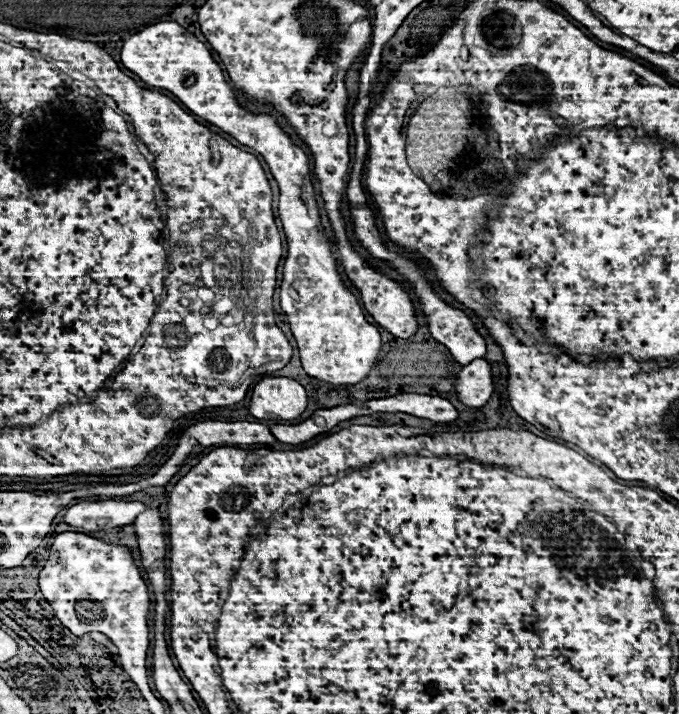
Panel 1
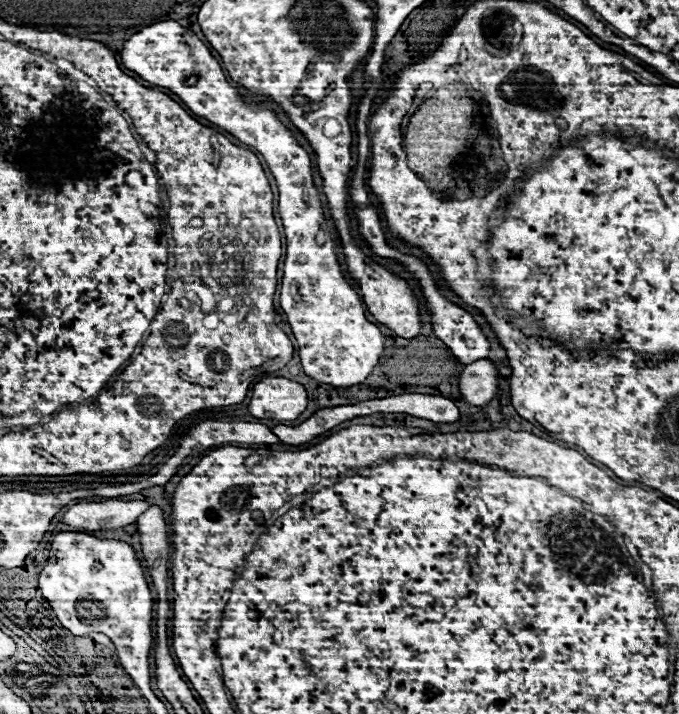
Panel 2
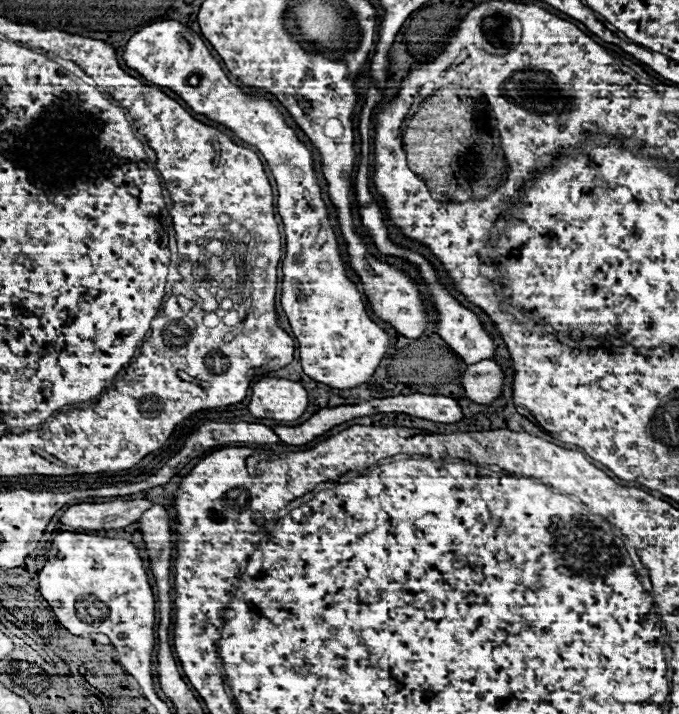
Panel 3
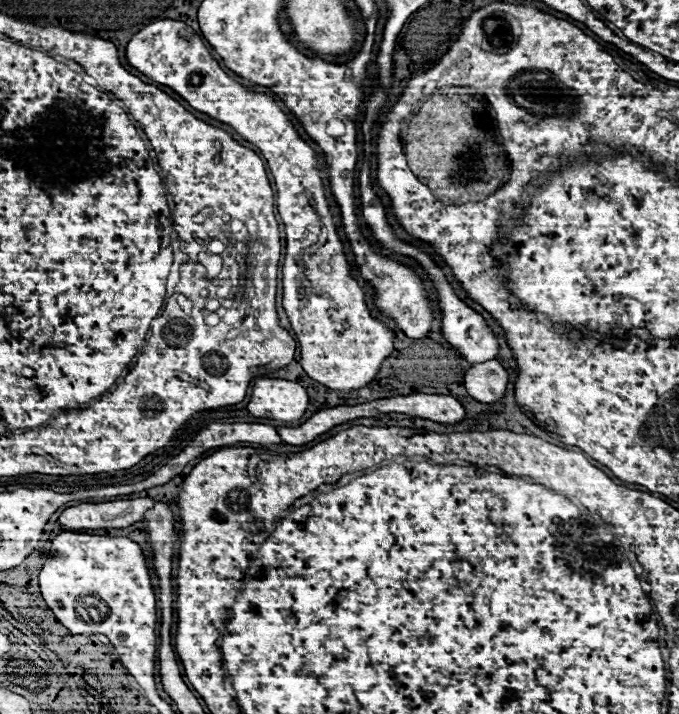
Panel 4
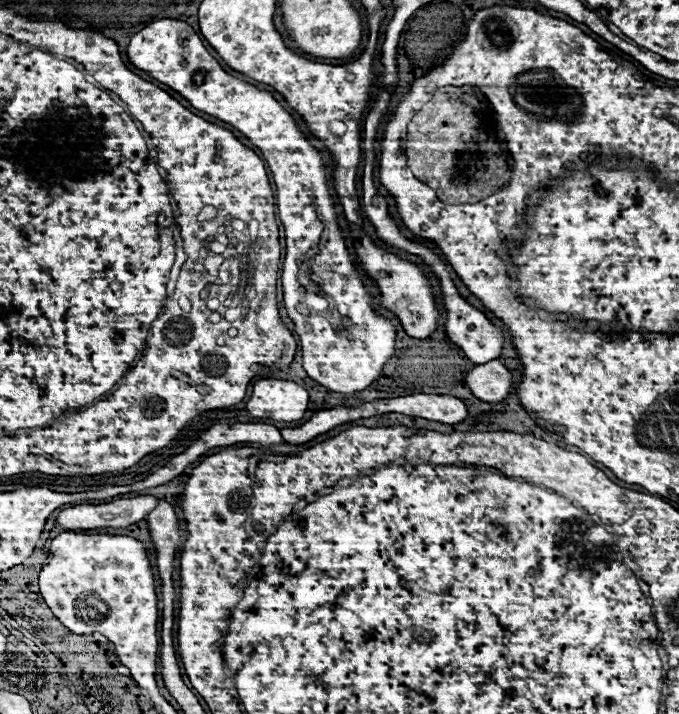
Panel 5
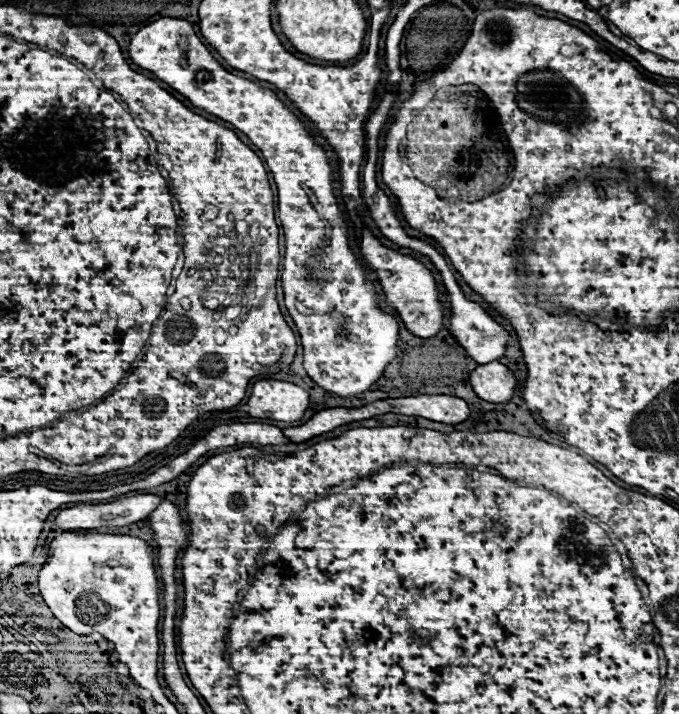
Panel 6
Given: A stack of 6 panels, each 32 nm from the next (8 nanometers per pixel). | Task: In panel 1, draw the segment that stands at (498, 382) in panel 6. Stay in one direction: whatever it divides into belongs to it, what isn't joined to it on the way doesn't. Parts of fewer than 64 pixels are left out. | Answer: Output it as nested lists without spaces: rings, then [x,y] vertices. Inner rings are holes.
[[[480,358],[466,364],[460,370],[454,386],[458,392],[458,400],[462,404],[472,406],[472,408],[484,406],[494,394],[494,378],[492,378],[490,362]]]

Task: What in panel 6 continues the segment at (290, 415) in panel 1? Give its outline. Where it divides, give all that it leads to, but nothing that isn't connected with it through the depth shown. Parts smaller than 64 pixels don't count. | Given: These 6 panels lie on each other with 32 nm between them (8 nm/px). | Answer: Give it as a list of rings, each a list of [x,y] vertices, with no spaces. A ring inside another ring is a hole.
[[[258,380],[248,398],[248,414],[278,422],[300,420],[308,408],[308,392],[292,382]]]

